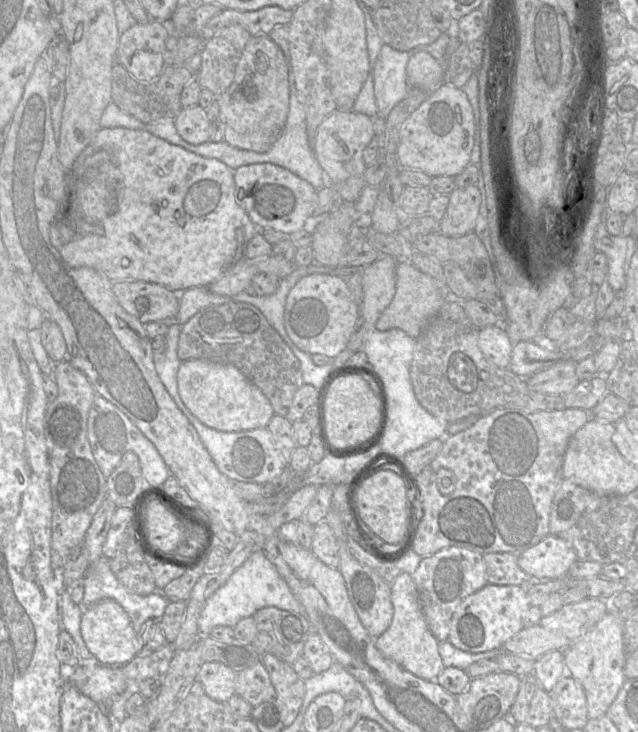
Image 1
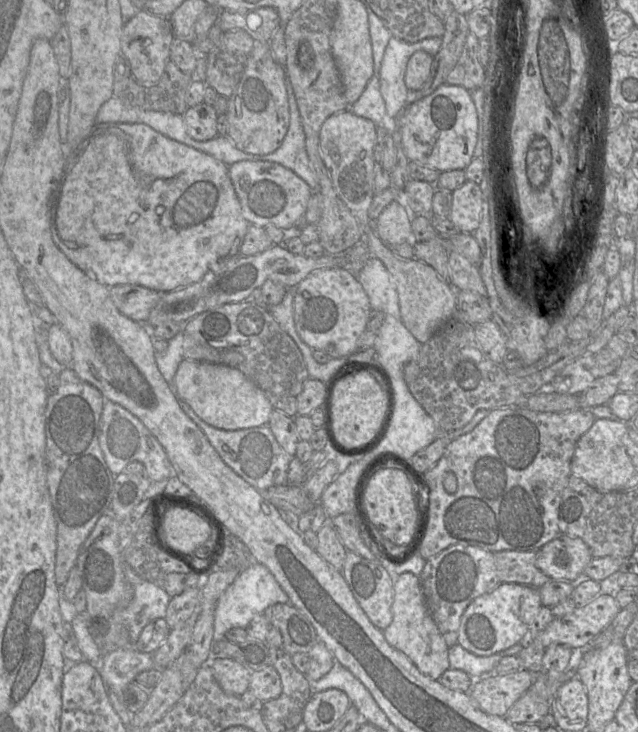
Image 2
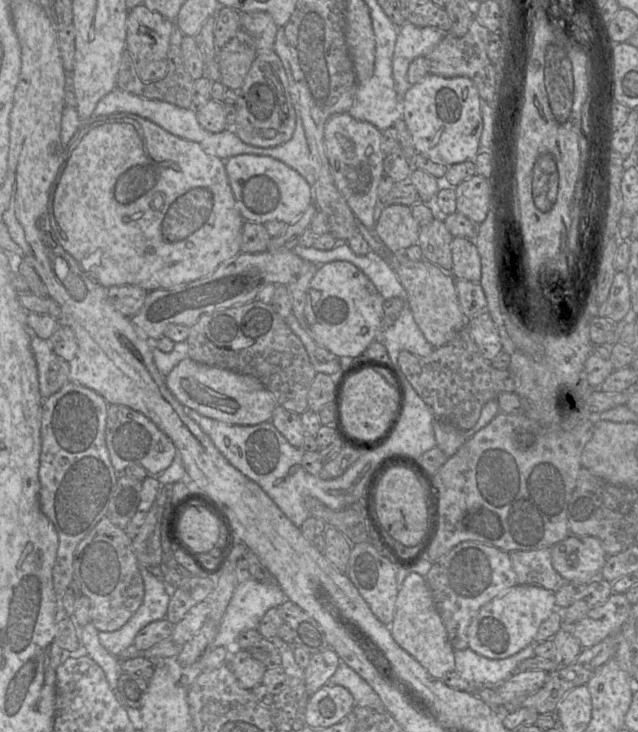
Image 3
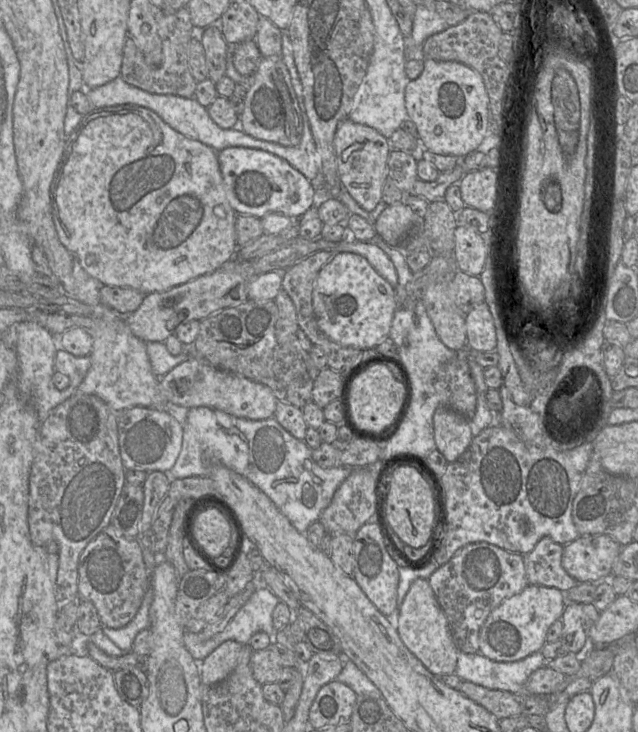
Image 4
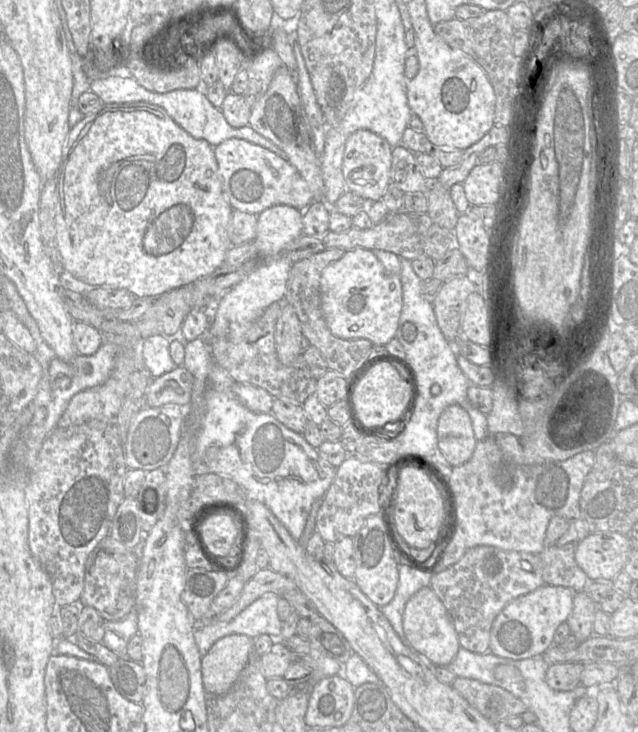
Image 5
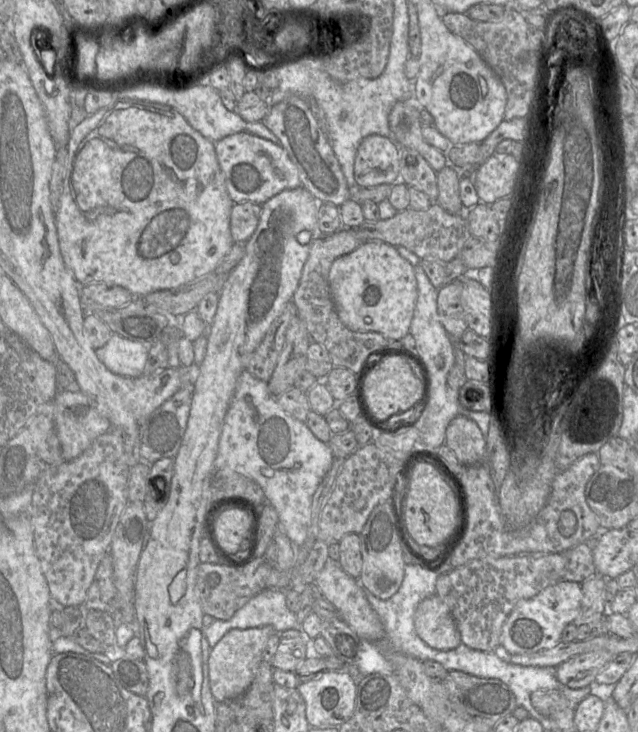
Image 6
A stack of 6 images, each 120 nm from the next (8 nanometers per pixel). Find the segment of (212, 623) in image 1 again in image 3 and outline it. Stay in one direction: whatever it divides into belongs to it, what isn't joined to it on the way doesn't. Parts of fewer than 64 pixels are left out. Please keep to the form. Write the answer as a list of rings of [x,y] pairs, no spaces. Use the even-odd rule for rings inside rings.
[[[250,578],[238,583],[212,647],[233,648],[240,632],[257,629],[266,611],[279,606],[286,599],[277,582],[260,582]]]

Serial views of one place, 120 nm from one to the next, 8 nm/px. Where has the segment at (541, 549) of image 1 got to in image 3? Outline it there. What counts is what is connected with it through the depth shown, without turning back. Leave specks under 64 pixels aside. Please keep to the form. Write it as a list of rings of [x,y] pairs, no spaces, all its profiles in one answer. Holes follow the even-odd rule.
[[[570,535],[551,547],[552,565],[566,580],[588,584],[600,576],[607,554],[601,541],[589,535]]]

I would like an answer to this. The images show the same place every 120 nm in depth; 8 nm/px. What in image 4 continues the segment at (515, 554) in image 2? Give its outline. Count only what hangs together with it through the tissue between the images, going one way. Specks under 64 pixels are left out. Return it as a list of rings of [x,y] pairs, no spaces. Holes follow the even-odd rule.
[[[544,536],[535,548],[524,556],[524,565],[528,583],[545,587],[554,587],[566,593],[577,582],[562,566],[564,546],[549,536]]]

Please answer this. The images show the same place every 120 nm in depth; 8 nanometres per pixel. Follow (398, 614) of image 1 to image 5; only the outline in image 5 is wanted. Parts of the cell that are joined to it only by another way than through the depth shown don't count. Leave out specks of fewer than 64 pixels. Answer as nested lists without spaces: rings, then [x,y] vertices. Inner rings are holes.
[[[430,586],[421,588],[407,601],[403,614],[403,630],[411,649],[435,666],[446,667],[455,658],[460,648],[453,622]]]

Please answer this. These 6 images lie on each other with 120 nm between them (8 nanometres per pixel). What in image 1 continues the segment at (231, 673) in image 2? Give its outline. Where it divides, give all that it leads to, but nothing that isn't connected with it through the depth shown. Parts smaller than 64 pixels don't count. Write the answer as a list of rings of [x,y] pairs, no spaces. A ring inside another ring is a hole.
[[[219,662],[202,663],[197,680],[205,693],[217,702],[227,702],[235,692],[237,673]]]

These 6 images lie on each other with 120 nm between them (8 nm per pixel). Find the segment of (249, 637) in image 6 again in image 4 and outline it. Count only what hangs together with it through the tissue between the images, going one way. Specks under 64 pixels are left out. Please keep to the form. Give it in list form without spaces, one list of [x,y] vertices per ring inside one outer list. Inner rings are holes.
[[[227,640],[199,662],[202,683],[213,685],[225,680],[235,669],[243,646]]]

